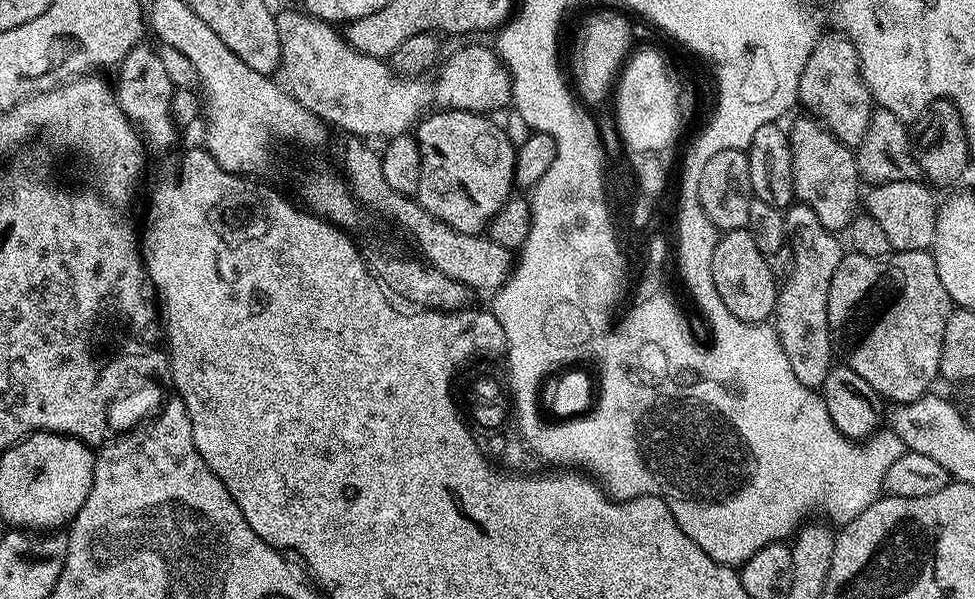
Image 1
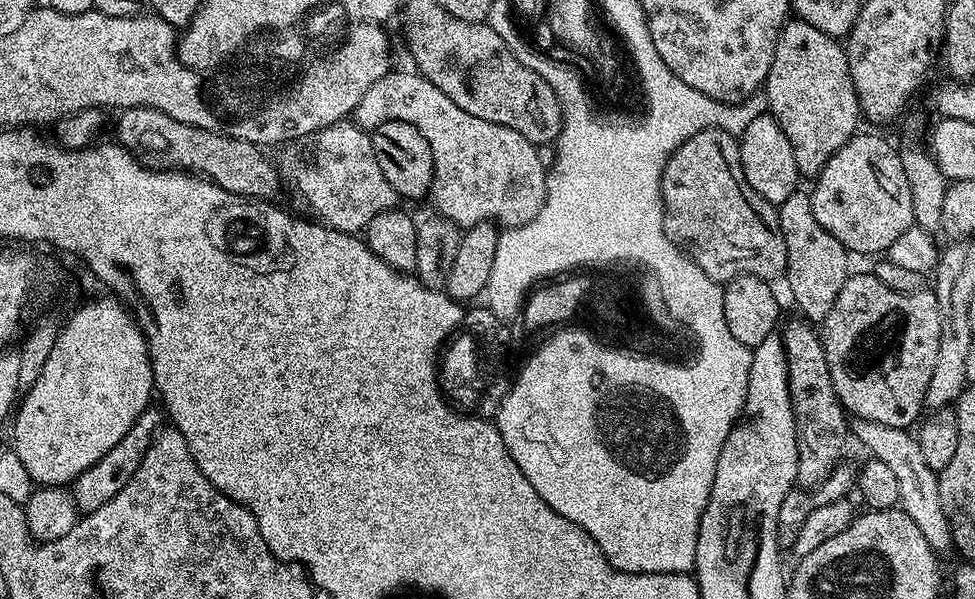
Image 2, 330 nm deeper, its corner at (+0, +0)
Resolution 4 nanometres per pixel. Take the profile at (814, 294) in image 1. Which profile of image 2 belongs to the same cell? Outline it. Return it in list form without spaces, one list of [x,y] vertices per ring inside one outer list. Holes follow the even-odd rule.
[[[798,190],[786,198],[786,202],[778,205],[780,213],[780,233],[786,242],[786,281],[796,304],[800,307],[799,315],[809,322],[822,322],[834,301],[838,299],[838,290],[847,282],[850,269],[848,249],[814,218],[812,197],[807,191]]]

